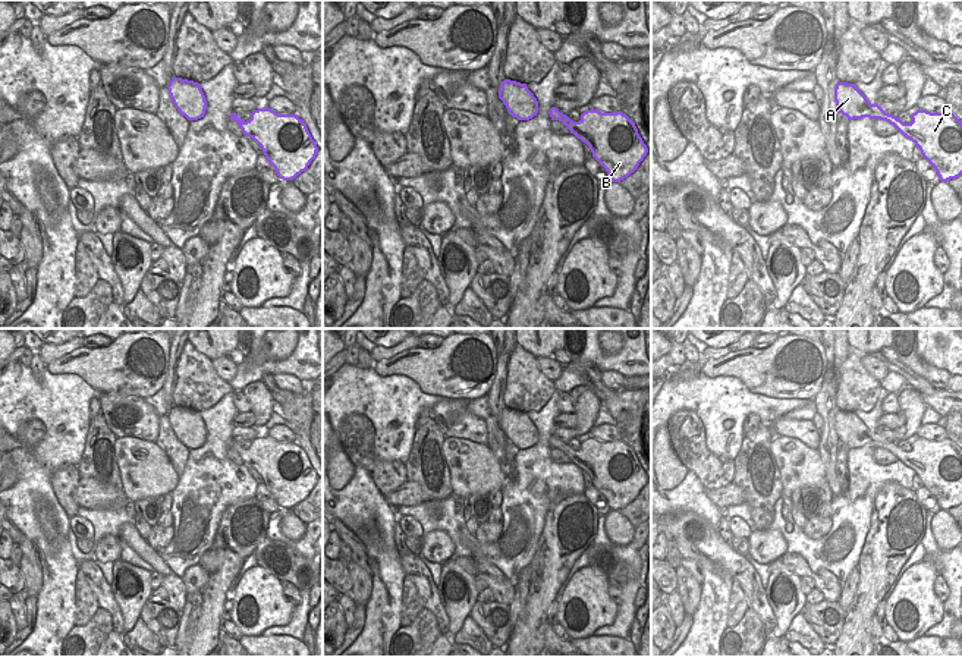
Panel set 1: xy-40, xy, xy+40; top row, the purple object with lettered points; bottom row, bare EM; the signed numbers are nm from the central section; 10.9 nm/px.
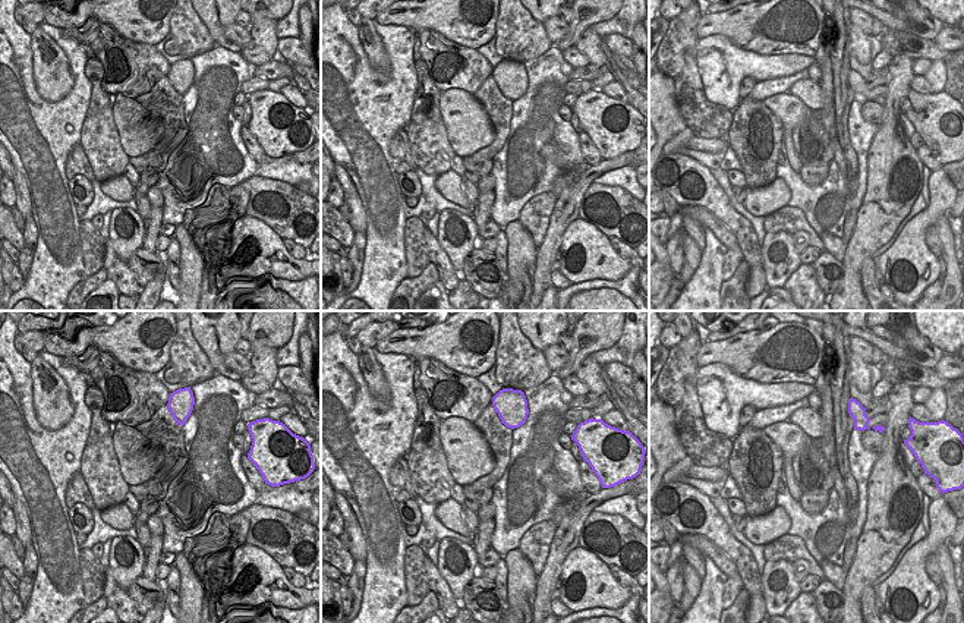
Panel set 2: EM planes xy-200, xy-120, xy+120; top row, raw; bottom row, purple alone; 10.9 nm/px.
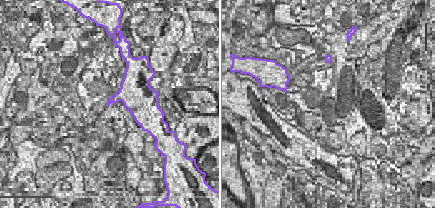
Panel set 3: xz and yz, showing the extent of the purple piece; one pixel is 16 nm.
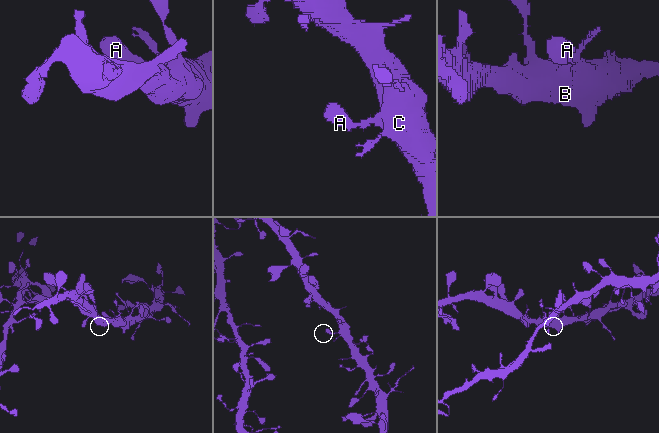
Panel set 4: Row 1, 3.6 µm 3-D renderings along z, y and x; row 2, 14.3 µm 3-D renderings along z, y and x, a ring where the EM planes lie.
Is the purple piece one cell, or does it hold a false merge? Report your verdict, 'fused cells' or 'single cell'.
single cell

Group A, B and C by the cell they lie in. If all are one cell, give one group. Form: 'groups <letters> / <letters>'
groups A B C

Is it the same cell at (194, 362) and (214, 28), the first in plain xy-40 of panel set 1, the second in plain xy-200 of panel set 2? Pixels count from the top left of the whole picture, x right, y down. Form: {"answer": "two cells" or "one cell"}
{"answer": "two cells"}

